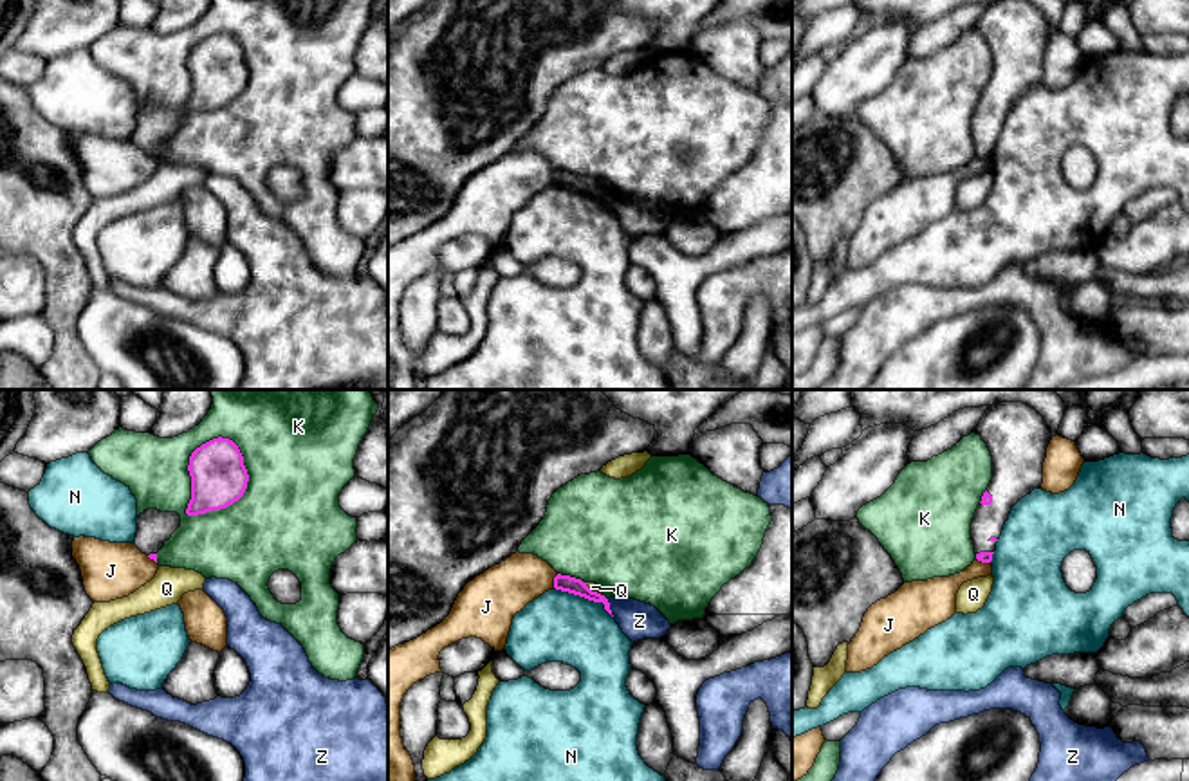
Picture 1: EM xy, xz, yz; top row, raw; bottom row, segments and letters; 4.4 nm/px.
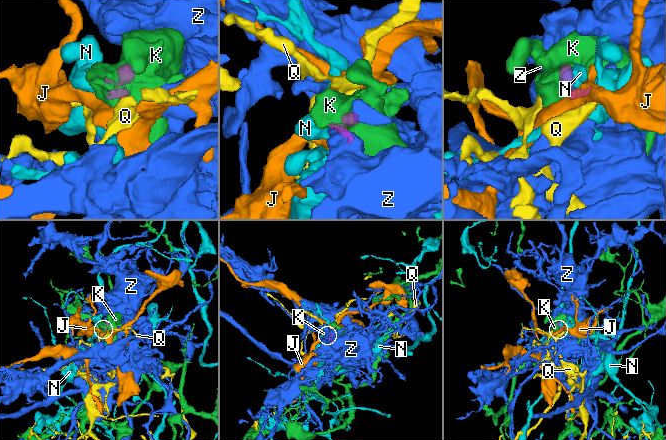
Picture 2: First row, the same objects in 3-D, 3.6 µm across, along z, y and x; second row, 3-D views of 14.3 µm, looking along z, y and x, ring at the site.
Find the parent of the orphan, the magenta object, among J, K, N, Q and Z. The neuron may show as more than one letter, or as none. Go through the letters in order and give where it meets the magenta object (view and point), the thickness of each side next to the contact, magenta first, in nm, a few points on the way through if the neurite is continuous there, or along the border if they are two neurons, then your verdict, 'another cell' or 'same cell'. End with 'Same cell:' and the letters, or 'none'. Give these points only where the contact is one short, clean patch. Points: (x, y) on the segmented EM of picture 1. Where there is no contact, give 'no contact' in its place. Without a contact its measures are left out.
J: meets magenta in xz at (554, 581); 80 nm thick on the magenta side, 240 nm on the other; border along xz (558, 574), (553, 587); another cell
K: meets magenta in xy at (188, 466); 260 nm thick on the magenta side, 280 nm on the other; another cell
N: meets magenta in xz at (585, 597); 80 nm thick on the magenta side, 320 nm on the other; another cell
Q: meets magenta in xz at (590, 590); 80 nm thick on the magenta side, 40 nm on the other; border along xz (581, 581), (601, 596); another cell
Z: meets magenta in xz at (608, 608); 80 nm thick on the magenta side, 170 nm on the other; border along xz (607, 599), (614, 615); another cell
Same cell: none

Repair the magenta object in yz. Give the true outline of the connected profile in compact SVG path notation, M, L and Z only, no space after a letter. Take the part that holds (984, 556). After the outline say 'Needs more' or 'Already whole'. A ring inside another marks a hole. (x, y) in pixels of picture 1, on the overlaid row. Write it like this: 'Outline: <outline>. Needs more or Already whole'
Outline: M1023 402L989 406L974 433L991 451L992 480L974 512L971 539L976 559L991 563L1012 507L1041 489L1052 433L1045 418Z. Needs more

